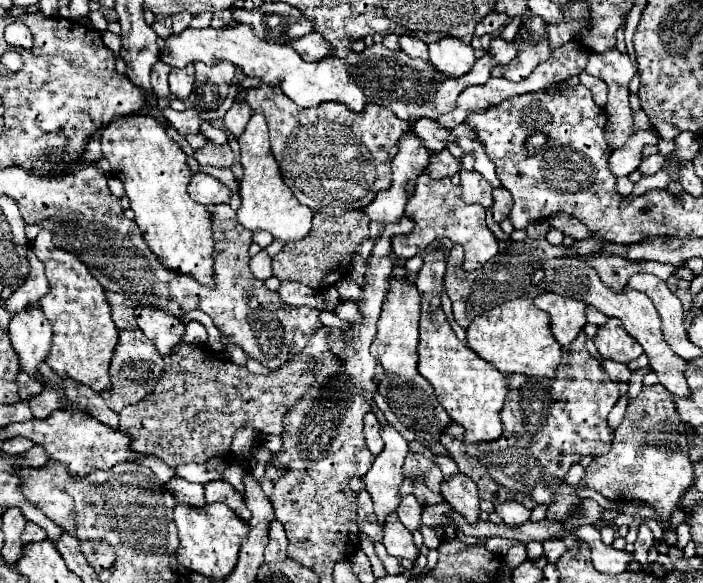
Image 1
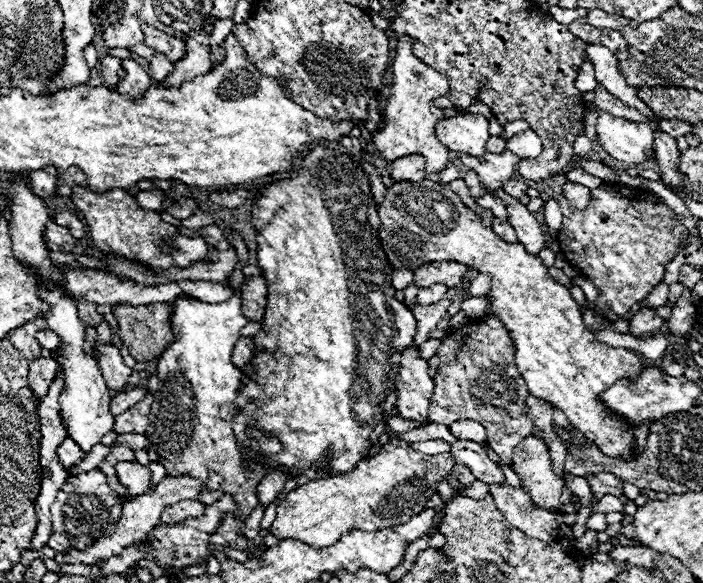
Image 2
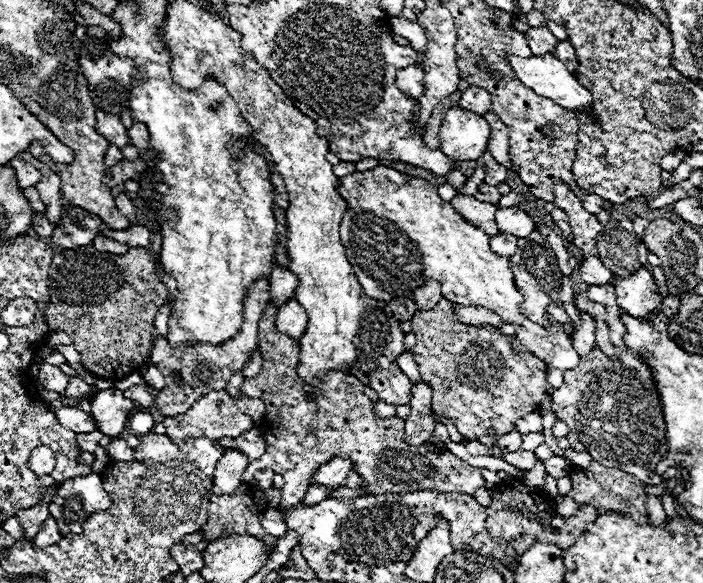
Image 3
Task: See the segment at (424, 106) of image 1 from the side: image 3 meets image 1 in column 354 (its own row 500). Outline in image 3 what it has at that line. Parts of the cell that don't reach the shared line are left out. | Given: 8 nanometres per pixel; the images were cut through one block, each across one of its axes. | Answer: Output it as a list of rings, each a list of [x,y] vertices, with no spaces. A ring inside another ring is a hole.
[[[98,474],[76,476],[62,482],[58,494],[50,502],[50,516],[56,520],[62,536],[80,534],[84,522],[98,510],[112,504]]]

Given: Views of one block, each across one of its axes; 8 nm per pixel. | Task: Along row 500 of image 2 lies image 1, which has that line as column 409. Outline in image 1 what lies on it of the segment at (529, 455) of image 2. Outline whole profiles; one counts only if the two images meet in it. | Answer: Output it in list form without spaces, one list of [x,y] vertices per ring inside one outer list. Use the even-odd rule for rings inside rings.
[[[396,512],[388,514],[388,520],[384,522],[384,538],[382,538],[382,542],[384,542],[390,556],[396,556],[400,560],[402,558],[416,560],[418,550],[416,550],[416,546],[412,542],[412,532],[402,526]]]

